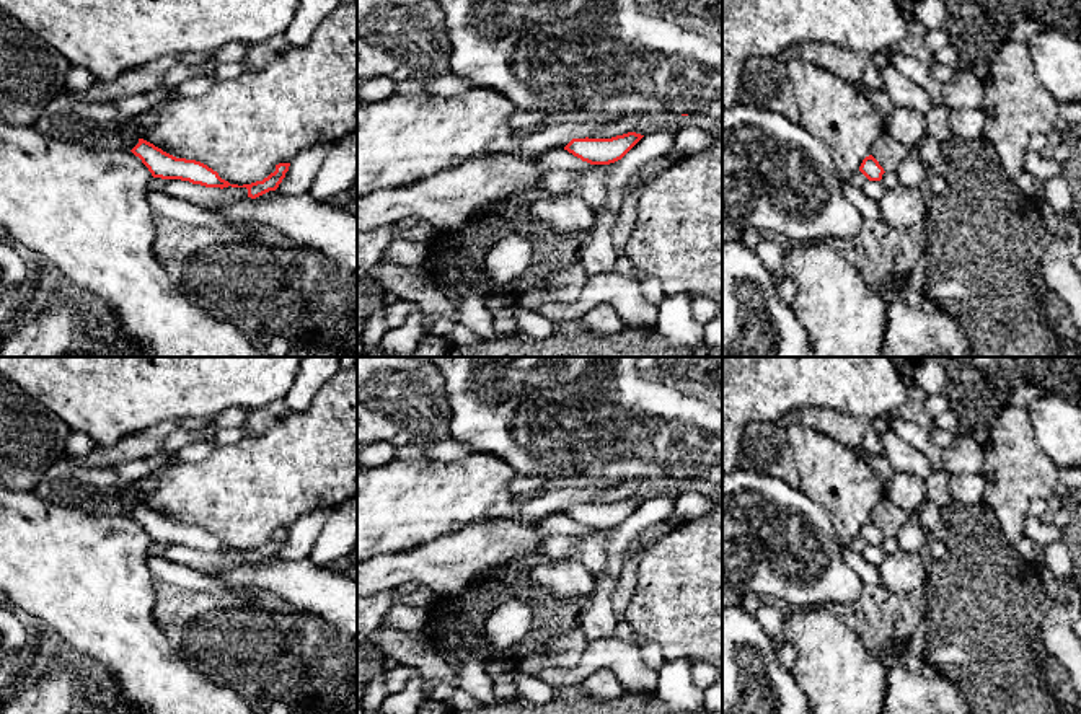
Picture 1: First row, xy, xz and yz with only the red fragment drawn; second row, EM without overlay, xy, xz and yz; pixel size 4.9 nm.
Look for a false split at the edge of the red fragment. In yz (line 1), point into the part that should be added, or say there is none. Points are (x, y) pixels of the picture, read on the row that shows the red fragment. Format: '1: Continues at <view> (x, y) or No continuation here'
1: No continuation here

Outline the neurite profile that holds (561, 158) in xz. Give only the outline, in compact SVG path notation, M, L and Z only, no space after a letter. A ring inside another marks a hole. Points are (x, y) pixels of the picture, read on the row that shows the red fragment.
M564 148L545 152L538 156L533 156L533 160L545 170L559 168L582 171L590 166L590 163L582 161Z

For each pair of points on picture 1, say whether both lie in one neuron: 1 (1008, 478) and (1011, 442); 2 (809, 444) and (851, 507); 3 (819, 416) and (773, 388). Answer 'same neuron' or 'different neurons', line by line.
1: same neuron
2: same neuron
3: different neurons

